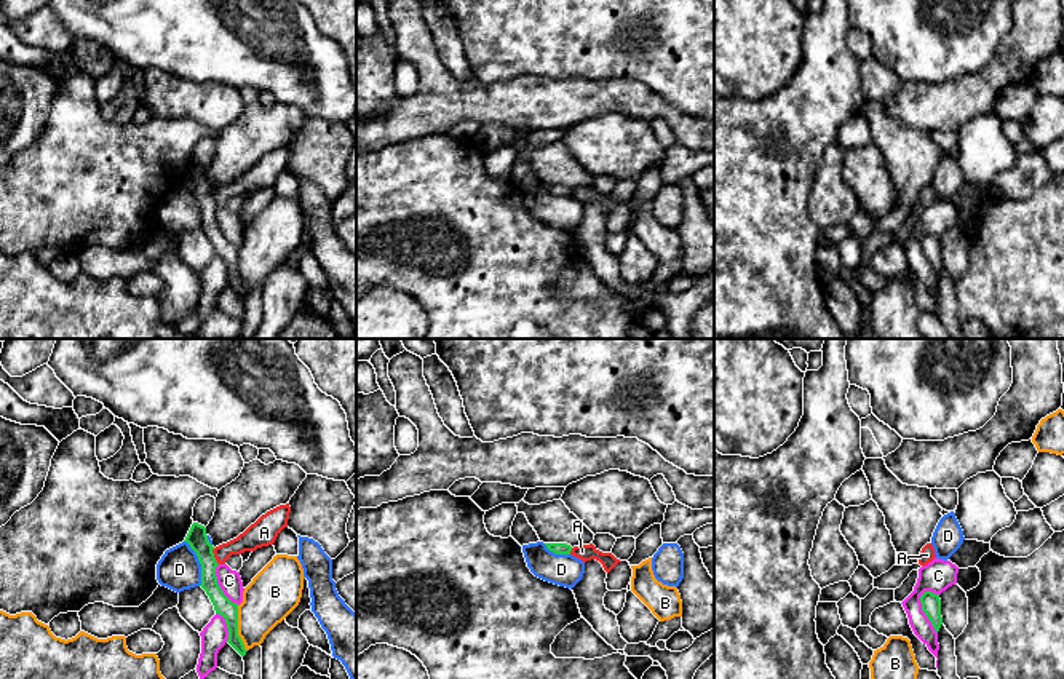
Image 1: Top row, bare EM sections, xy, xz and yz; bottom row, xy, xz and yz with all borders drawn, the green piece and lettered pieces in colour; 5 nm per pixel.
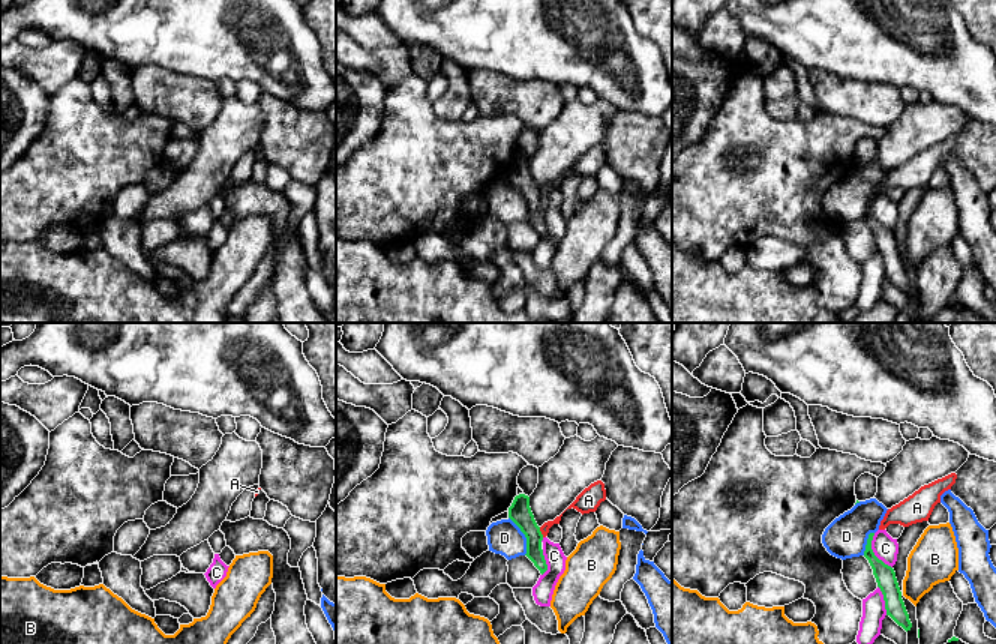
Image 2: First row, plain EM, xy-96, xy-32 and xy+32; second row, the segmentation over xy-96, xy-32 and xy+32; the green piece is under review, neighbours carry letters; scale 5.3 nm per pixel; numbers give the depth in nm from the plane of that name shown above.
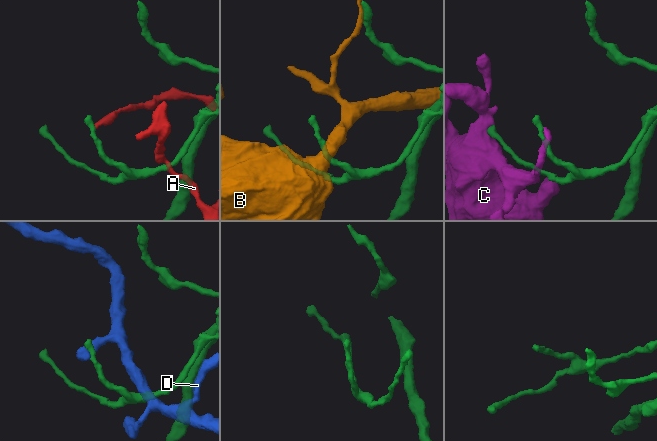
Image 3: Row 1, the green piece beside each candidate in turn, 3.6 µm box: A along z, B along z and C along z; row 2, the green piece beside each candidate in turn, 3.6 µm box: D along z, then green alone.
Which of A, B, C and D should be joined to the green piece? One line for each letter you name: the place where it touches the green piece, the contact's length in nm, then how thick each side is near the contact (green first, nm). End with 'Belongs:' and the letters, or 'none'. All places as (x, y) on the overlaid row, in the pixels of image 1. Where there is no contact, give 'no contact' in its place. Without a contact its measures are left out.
Belongs: none

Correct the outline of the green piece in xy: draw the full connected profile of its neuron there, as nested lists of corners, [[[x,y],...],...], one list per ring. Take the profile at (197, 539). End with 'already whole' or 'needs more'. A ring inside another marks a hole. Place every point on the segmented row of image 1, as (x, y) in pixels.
[[[193,522],[185,540],[197,553],[201,564],[201,588],[209,596],[216,613],[222,615],[227,623],[228,639],[227,642],[241,655],[246,655],[244,644],[238,636],[238,604],[232,602],[220,590],[216,577],[216,567],[219,566],[214,558],[214,546],[209,543],[206,527]]]; already whole

